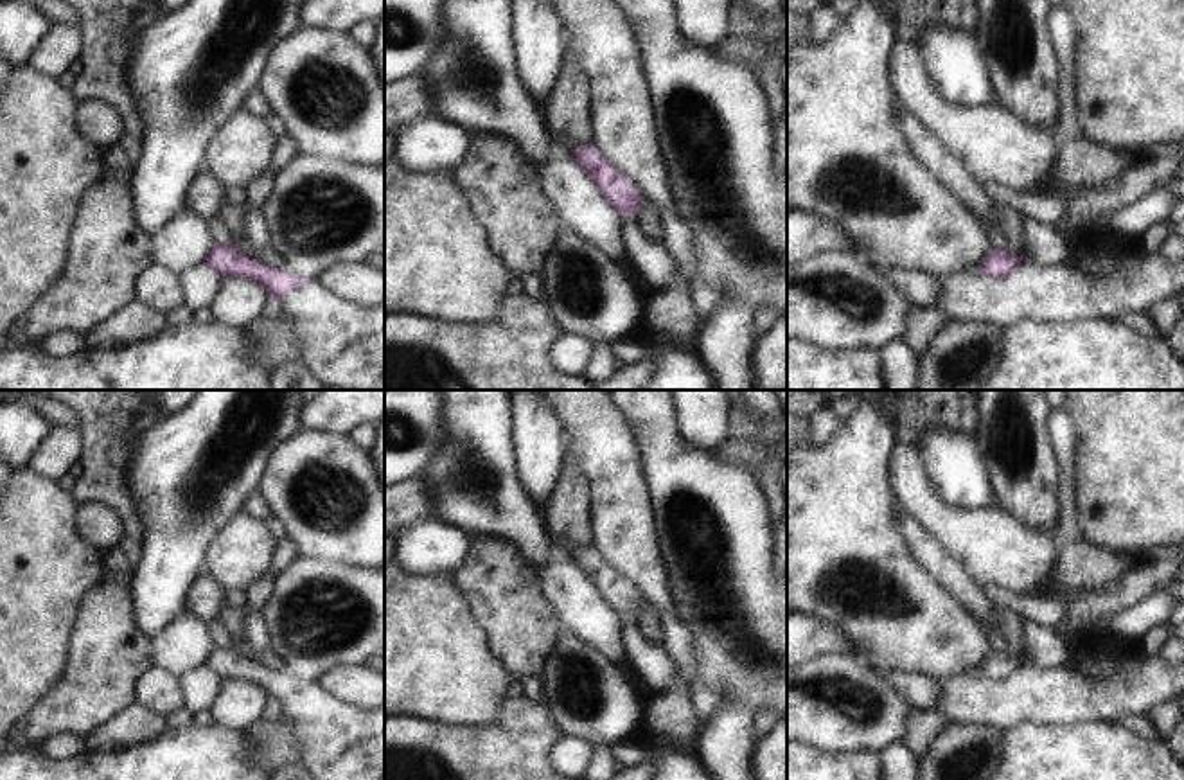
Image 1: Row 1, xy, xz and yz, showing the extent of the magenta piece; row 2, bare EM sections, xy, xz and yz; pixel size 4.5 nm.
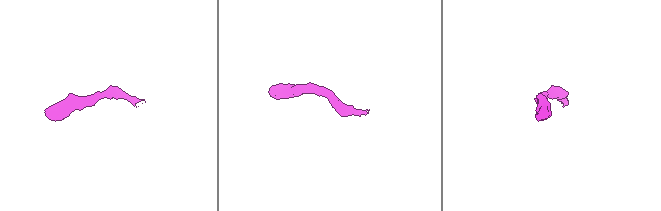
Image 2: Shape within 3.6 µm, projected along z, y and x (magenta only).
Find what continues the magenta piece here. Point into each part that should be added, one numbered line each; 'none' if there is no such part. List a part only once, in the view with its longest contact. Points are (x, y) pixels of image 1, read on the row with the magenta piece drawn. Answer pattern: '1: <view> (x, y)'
1: xy (342, 347)

